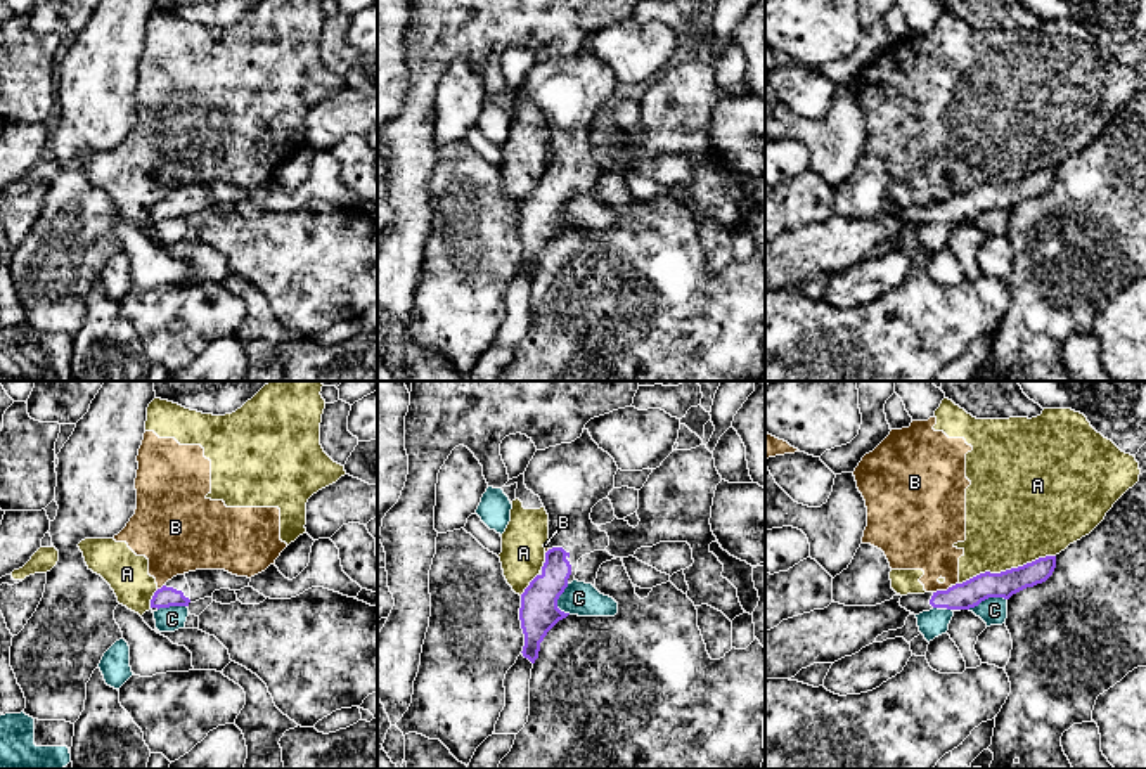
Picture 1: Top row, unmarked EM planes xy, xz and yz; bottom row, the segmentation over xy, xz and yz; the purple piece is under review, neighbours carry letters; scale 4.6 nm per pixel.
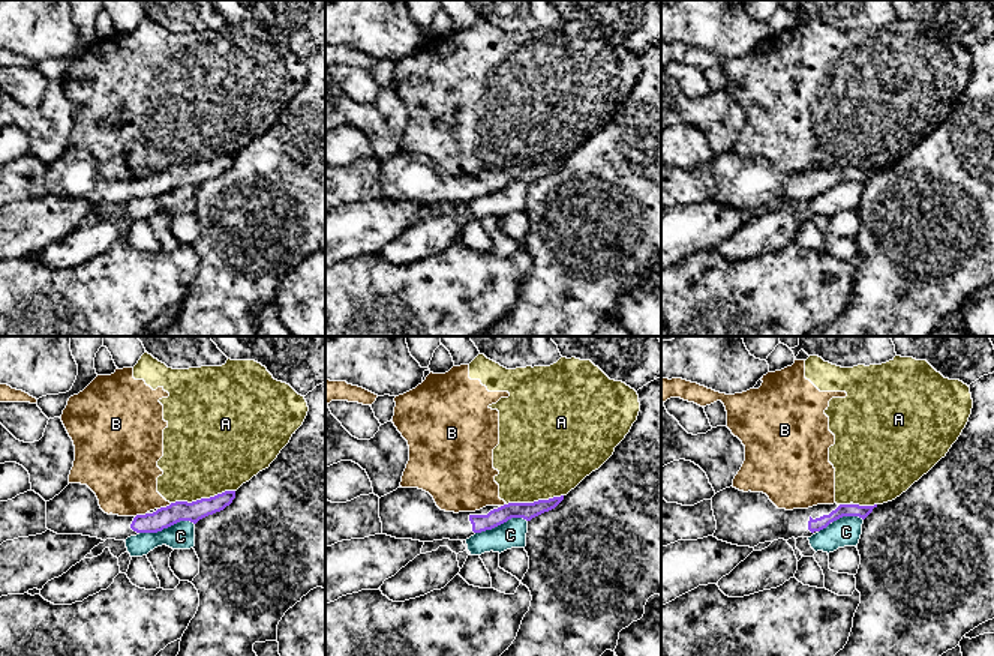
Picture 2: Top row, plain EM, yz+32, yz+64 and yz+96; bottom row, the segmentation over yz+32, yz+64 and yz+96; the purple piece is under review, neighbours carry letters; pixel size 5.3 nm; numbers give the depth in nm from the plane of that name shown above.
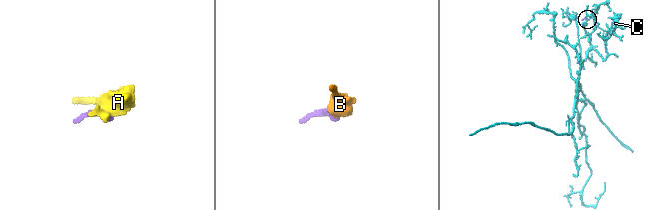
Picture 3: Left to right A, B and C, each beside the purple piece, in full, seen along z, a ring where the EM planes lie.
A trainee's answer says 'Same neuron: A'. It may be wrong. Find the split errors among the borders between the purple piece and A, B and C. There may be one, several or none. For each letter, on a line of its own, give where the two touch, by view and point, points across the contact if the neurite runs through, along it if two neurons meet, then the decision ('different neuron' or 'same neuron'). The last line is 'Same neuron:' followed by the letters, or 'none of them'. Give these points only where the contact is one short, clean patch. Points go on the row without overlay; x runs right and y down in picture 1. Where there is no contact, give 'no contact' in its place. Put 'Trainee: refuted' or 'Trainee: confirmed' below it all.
A: contact yz (1006, 182); different neuron
B: contact yz (940, 203); border yz (949, 198), (933, 205); different neuron
C: contact yz (987, 210); border yz (1006, 210), (985, 210), (968, 220); different neuron
Same neuron: none of them
Trainee: refuted

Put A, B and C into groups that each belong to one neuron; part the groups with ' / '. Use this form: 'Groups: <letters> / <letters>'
Groups: A B / C

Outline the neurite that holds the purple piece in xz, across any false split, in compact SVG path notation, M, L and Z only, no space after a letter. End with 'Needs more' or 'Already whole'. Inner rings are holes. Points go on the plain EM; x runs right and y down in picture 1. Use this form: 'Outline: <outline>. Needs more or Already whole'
Outline: M583 40L580 50L571 55L561 55L545 62L537 62L525 83L525 97L540 109L549 126L549 163L540 185L530 194L521 206L519 232L525 246L523 268L531 275L538 270L540 255L547 244L570 225L557 220L557 211L573 194L585 194L596 199L597 184L602 175L616 171L606 159L609 149L592 135L592 120L608 111L615 100L618 78Z. Needs more

